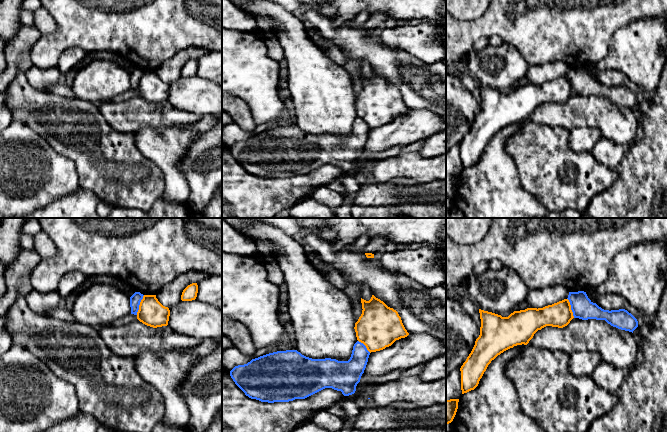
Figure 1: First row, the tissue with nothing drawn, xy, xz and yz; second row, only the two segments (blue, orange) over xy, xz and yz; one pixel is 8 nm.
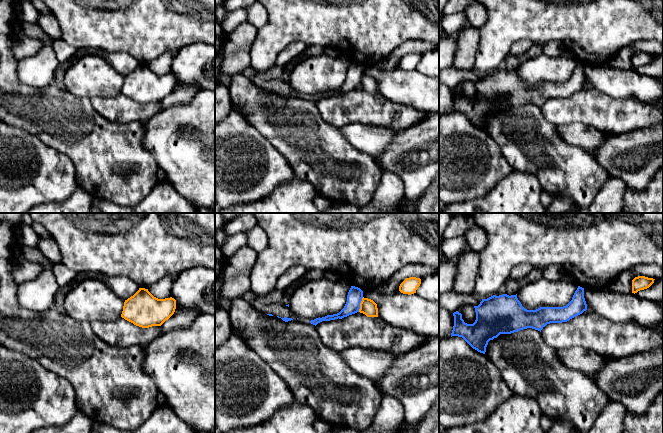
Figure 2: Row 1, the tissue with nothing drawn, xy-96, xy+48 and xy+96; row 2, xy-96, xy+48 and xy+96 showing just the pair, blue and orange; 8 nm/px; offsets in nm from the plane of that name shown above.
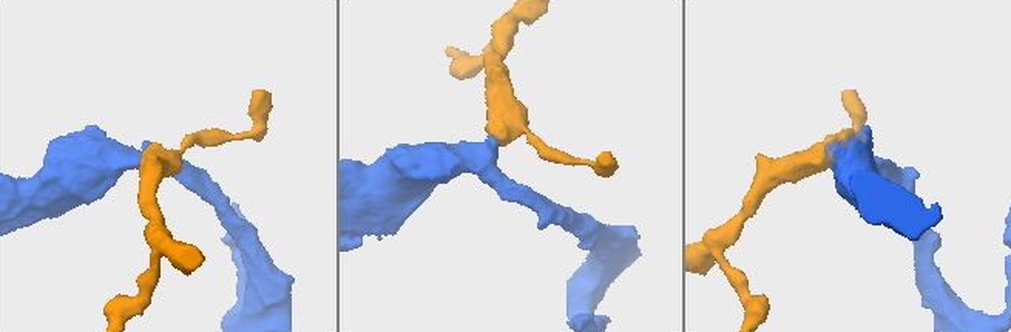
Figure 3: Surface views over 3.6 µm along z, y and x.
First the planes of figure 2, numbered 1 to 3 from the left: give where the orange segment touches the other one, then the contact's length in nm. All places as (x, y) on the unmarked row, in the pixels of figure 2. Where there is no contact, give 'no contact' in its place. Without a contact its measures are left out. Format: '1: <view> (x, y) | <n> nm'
1: no contact
2: xy+48 (359, 80) | 130 nm
3: no contact

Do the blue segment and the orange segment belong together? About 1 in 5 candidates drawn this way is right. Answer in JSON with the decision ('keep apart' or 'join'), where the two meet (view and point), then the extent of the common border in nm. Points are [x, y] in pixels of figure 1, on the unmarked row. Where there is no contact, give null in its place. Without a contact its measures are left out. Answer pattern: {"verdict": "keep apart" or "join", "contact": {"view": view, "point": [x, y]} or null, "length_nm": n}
{"verdict": "keep apart", "contact": {"view": "xy", "point": [139, 80]}, "length_nm": 170}

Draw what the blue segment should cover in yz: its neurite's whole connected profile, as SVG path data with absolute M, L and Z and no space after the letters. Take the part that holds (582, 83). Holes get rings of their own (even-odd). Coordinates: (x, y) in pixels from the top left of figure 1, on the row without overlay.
M584 67L569 68L567 75L570 78L574 94L605 96L613 103L632 109L638 103L637 95L627 86L604 86L593 79Z

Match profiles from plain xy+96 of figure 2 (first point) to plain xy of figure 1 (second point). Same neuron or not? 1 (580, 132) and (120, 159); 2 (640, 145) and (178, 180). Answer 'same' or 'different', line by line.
1: different
2: different

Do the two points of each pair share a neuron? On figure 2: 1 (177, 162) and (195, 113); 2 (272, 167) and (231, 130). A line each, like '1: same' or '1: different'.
1: same
2: same

